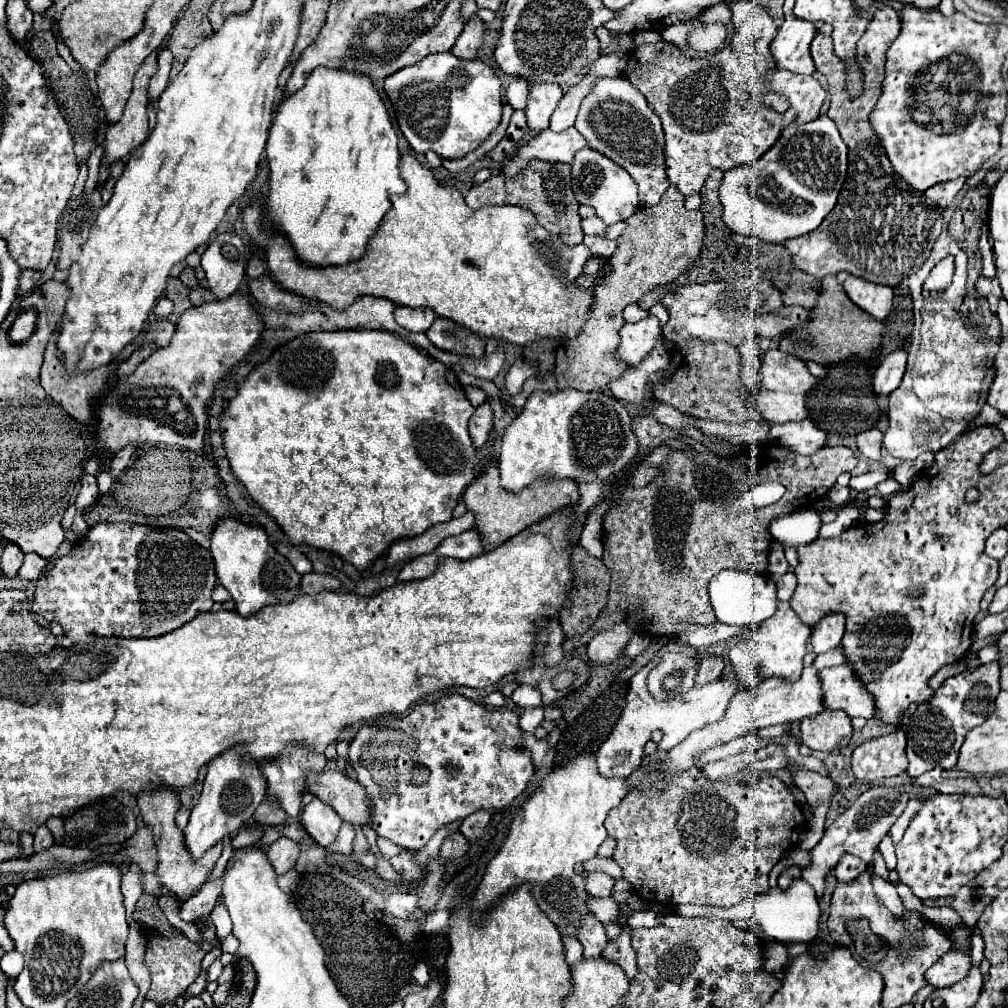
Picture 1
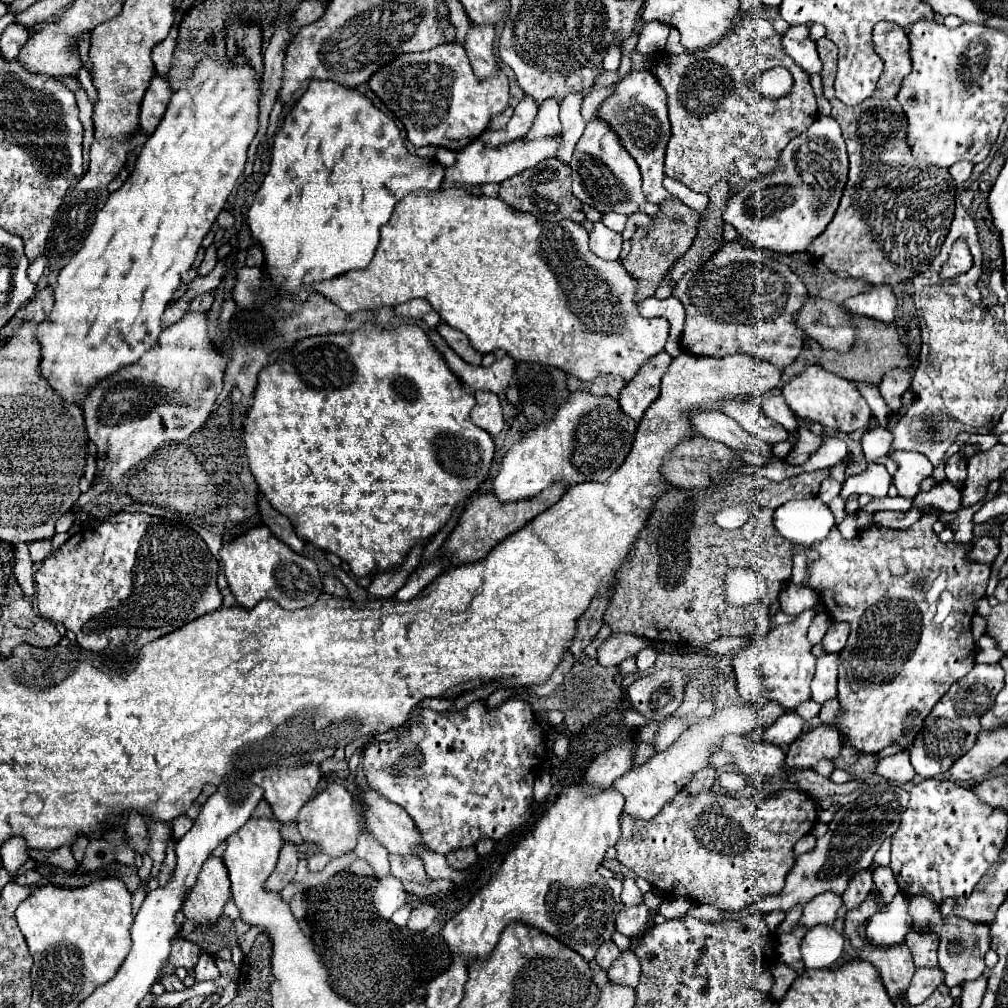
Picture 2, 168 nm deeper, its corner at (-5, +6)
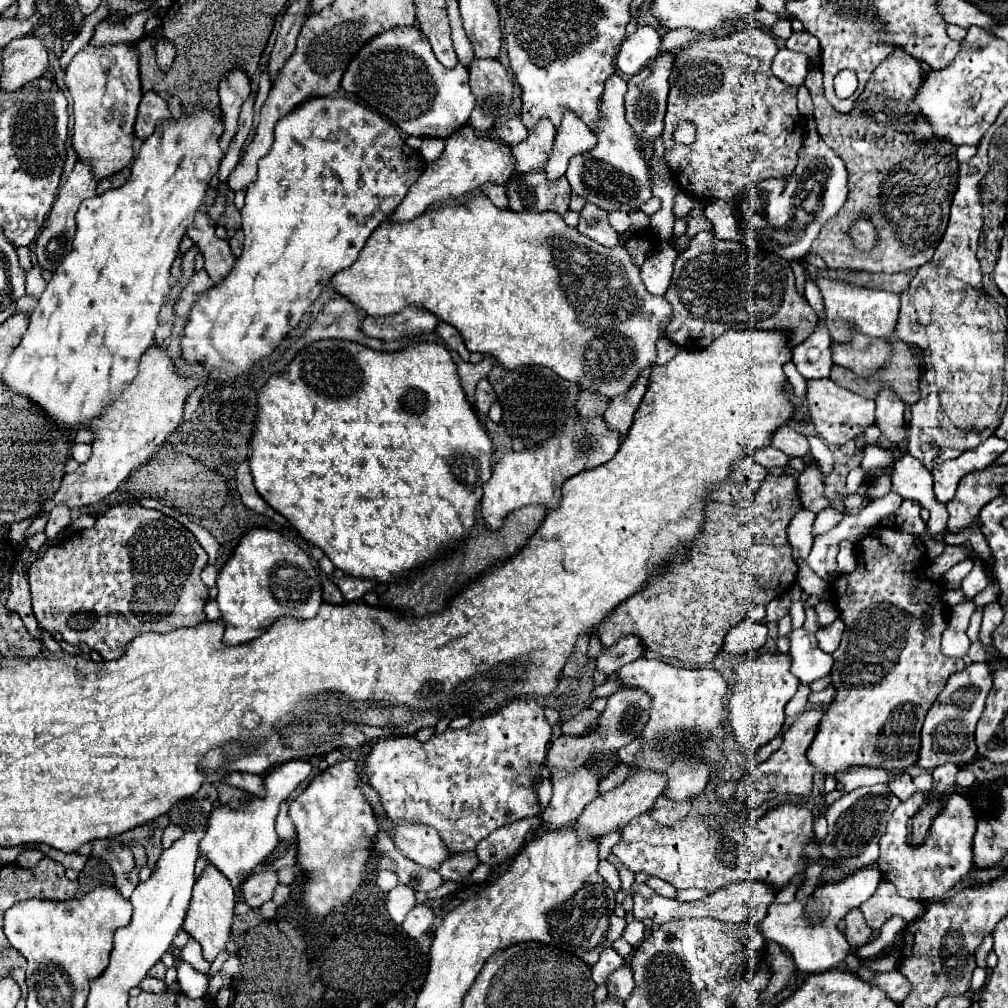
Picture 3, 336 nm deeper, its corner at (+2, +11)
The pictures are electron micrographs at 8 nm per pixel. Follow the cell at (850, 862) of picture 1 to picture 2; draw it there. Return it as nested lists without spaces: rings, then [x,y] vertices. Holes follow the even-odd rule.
[[[869,869],[867,871],[861,871],[855,879],[851,879],[851,885],[843,893],[845,909],[851,911],[851,909],[859,907],[859,903],[863,903],[867,899],[867,895],[871,893],[871,887],[873,887],[873,879],[871,879]]]

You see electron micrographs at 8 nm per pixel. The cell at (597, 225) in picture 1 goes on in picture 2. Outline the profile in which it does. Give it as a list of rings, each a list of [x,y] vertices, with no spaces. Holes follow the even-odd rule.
[[[607,213],[601,219],[611,231],[617,231],[617,233],[621,233],[625,229],[625,223],[627,223],[627,215],[619,215],[619,213]]]

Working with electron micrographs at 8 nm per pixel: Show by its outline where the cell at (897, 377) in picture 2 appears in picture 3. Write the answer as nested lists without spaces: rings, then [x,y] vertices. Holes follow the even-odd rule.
[[[880,390],[876,398],[876,424],[882,434],[896,446],[904,450],[906,446],[906,422],[904,422],[904,402],[892,394],[892,390]]]

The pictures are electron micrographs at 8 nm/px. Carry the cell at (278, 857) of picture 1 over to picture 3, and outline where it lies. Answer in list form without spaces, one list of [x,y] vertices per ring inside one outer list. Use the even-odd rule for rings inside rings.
[[[268,868],[262,872],[252,874],[250,878],[246,878],[244,886],[242,886],[242,898],[250,908],[258,908],[264,902],[272,900],[274,896],[274,888],[278,886],[278,876],[276,870]]]

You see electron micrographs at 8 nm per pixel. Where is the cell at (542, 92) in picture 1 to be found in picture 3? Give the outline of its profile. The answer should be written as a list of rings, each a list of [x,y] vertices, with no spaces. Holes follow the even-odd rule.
[[[542,118],[536,124],[536,128],[532,132],[528,132],[530,136],[512,148],[512,154],[516,158],[516,172],[526,174],[526,172],[546,164],[548,154],[552,150],[552,142],[554,142],[554,132],[556,132],[556,128],[552,126],[552,120]]]

